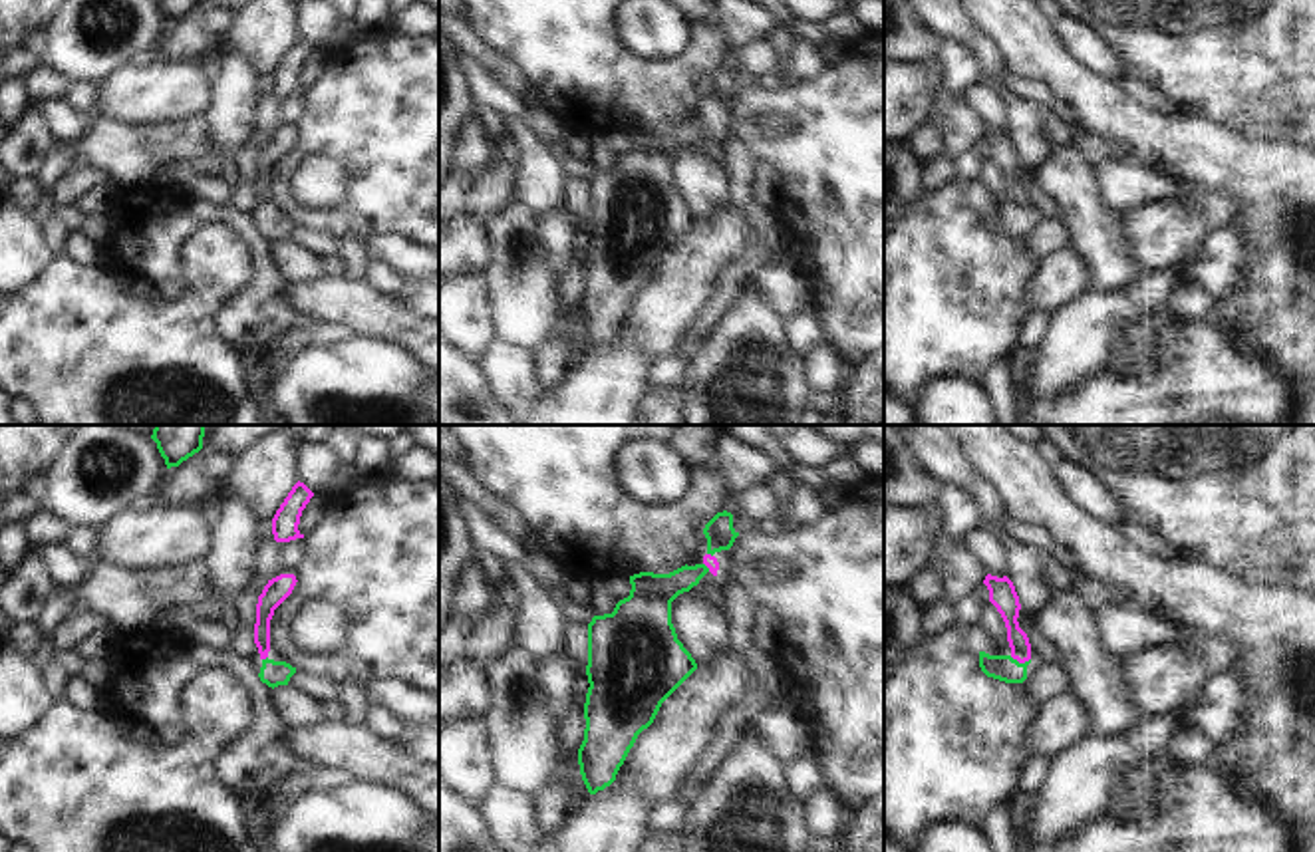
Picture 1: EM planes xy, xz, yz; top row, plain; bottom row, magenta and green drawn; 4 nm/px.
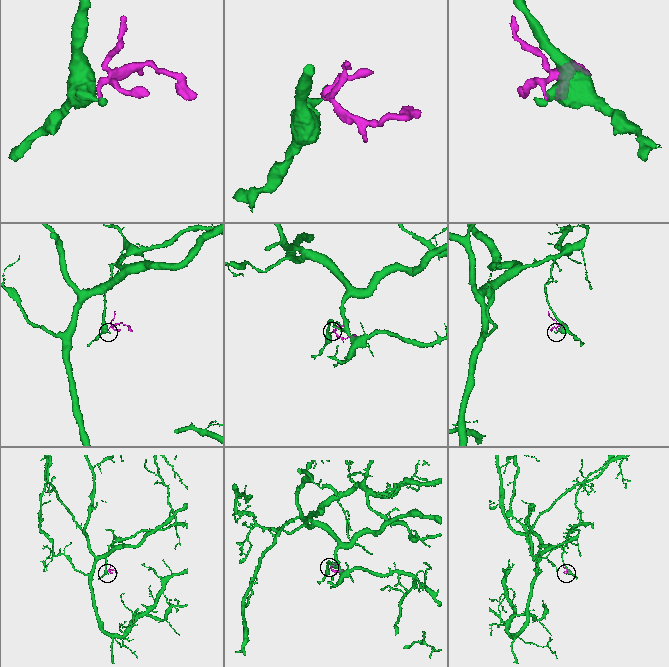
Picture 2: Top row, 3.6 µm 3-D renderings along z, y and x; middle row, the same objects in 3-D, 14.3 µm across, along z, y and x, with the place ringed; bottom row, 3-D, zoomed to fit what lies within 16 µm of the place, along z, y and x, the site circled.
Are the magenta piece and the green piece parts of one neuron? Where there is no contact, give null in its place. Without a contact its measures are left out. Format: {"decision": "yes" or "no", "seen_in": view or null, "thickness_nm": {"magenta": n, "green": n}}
{"decision": "no", "seen_in": "yz", "thickness_nm": {"magenta": 100, "green": 110}}

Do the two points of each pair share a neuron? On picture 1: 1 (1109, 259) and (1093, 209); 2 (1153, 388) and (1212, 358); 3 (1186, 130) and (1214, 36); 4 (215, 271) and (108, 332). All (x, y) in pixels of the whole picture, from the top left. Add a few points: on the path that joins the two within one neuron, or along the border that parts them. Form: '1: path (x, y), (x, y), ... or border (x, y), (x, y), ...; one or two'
1: path (1103, 247), (1093, 221); one
2: path (1167, 388), (1180, 388), (1198, 372); one
3: border (1200, 112), (1244, 132); two
4: path (191, 298), (157, 332), (136, 332); one

